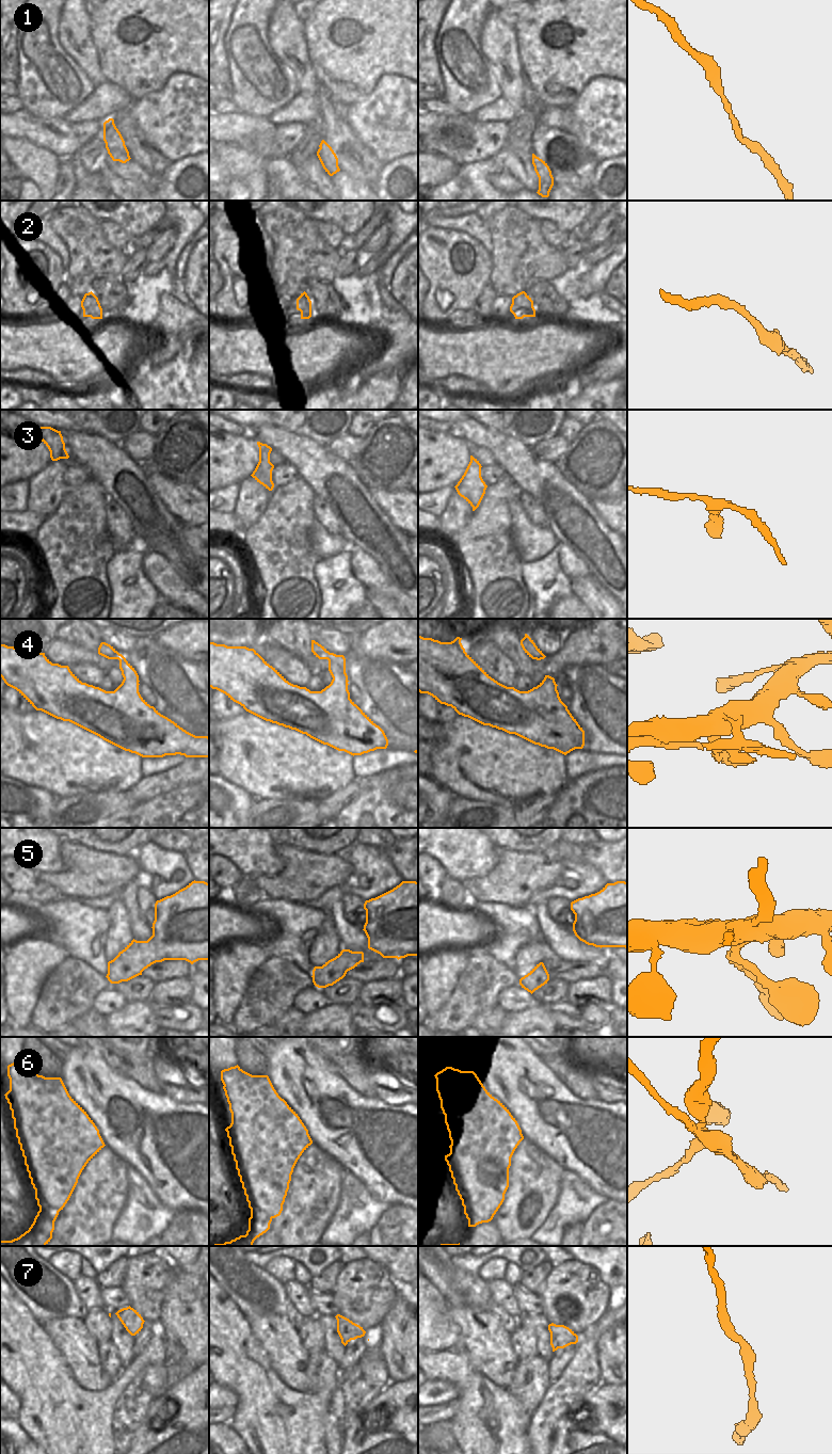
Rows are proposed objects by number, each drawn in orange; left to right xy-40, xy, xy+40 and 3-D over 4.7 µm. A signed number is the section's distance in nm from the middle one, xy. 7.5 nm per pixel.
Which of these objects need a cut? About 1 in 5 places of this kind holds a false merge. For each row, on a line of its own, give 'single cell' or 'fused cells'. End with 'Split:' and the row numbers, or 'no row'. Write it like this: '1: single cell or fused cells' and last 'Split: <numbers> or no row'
1: single cell
2: single cell
3: single cell
4: single cell
5: single cell
6: fused cells
7: single cell
Split: 6

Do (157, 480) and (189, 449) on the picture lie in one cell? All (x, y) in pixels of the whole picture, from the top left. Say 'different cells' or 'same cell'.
different cells

